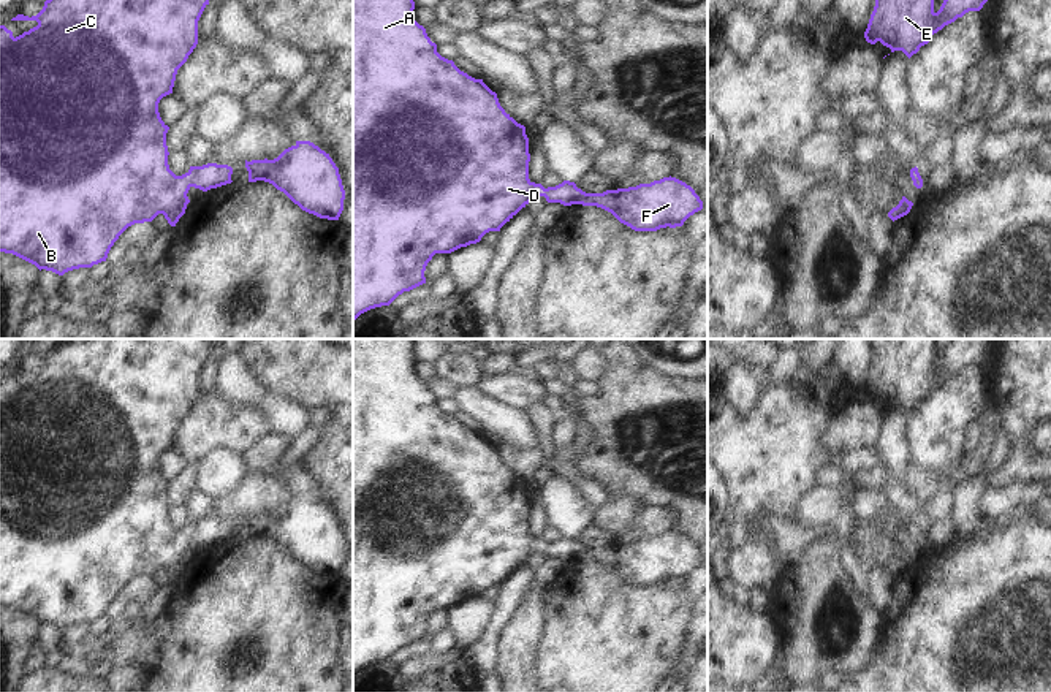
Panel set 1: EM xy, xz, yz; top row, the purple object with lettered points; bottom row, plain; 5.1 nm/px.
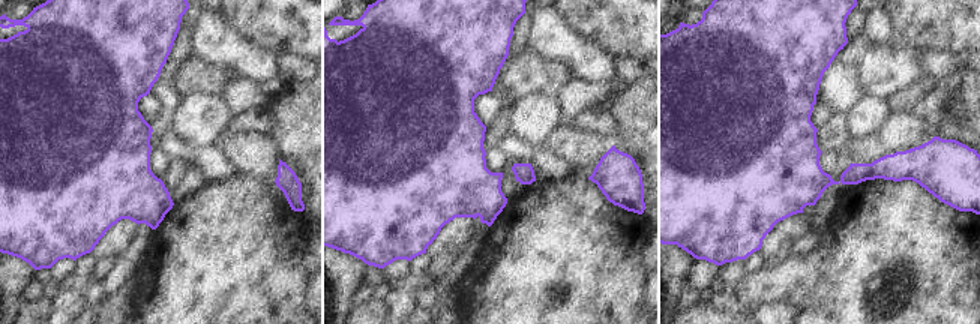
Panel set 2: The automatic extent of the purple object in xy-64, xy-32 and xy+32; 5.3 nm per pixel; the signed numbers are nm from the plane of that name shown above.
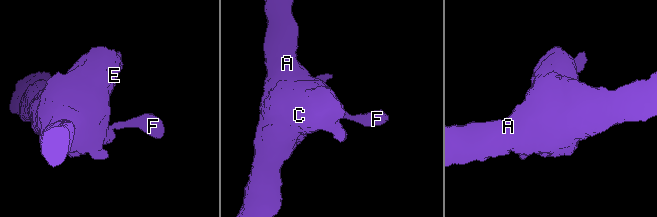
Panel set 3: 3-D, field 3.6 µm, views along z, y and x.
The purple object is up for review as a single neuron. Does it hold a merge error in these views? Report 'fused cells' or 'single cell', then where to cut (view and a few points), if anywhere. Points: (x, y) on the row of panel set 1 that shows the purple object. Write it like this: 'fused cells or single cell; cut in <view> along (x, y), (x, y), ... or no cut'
single cell; no cut

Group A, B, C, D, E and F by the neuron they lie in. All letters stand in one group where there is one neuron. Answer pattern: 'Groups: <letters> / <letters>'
Groups: A B C D E F

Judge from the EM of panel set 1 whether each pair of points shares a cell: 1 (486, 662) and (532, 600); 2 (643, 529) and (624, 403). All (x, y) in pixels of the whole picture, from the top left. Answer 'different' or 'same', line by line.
1: different
2: different

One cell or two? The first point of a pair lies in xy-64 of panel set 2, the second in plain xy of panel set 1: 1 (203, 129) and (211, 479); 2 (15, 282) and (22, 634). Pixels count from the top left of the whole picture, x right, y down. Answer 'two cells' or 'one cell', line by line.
1: one cell
2: one cell

